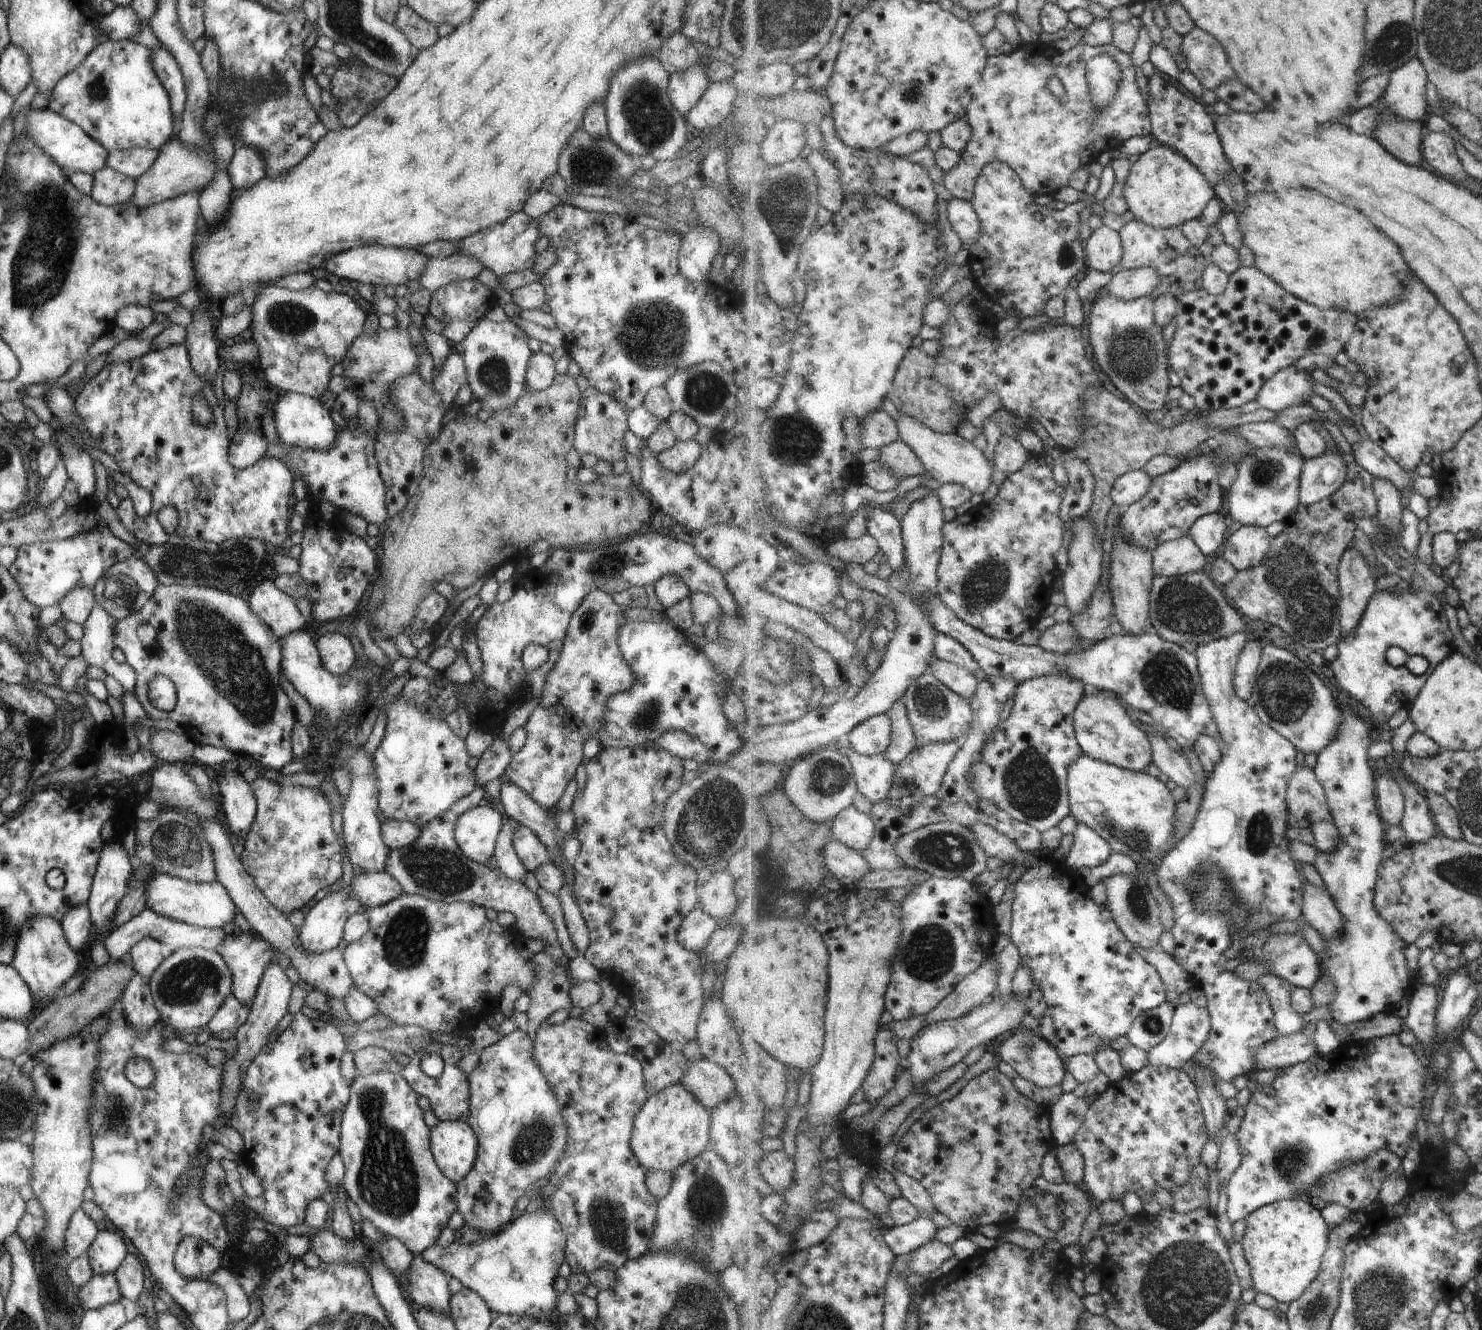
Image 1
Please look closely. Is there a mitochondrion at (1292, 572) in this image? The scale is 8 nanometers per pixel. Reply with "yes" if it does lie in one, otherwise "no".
yes

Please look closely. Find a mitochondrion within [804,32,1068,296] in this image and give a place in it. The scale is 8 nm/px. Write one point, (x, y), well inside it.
(912, 92)

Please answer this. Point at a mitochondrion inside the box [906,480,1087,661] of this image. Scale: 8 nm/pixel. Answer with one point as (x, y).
(983, 585)

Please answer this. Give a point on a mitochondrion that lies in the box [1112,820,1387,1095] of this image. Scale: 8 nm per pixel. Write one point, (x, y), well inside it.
(1137, 897)

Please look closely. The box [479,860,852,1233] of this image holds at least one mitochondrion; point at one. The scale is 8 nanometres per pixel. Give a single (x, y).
(538, 1137)

